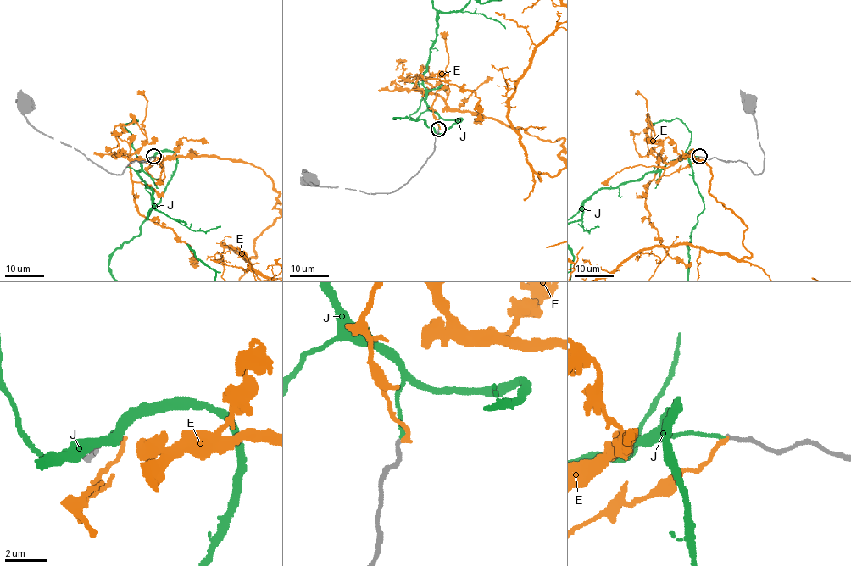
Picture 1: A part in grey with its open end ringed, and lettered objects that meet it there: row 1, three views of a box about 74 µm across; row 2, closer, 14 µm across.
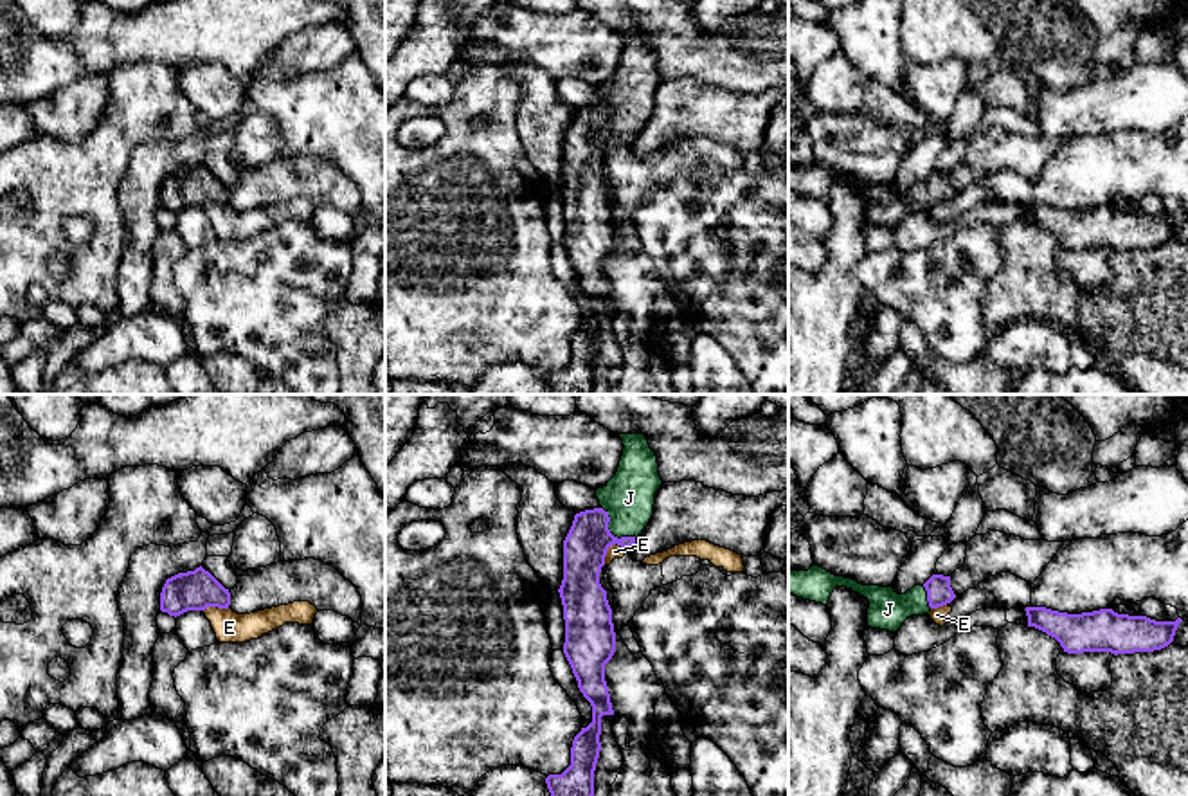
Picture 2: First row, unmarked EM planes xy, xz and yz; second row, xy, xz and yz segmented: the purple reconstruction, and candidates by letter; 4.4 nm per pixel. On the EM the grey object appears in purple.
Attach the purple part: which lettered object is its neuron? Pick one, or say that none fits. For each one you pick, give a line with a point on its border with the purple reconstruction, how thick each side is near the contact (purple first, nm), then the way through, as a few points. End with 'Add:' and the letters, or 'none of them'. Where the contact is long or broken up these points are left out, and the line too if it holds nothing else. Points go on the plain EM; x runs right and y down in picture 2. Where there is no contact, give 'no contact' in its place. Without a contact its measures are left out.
J: xz (609, 128) | 200/240 nm | across xz (585, 143), (600, 128), (609, 128), (623, 112), (629, 94)
Add: J

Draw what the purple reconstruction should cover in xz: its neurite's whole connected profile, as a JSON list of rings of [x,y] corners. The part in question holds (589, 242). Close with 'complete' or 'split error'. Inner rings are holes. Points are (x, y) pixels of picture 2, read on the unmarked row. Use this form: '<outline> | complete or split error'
[[[619,31],[623,36],[623,52],[616,72],[596,86],[599,103],[574,112],[572,122],[563,137],[563,176],[558,185],[563,216],[565,240],[563,250],[578,277],[578,285],[592,303],[592,319],[574,333],[571,344],[571,362],[562,371],[545,375],[551,394],[592,394],[594,367],[601,348],[601,313],[614,312],[608,283],[605,277],[605,261],[616,249],[616,229],[612,205],[607,187],[599,180],[599,169],[610,142],[632,144],[653,112],[655,90],[662,81],[655,49],[650,45],[644,31]]] | split error

